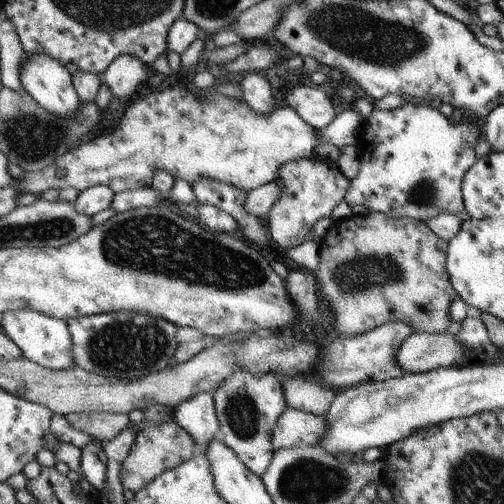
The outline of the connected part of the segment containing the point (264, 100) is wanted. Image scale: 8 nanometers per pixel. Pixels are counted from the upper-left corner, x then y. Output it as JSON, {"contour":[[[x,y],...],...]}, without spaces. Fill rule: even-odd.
{"contour":[[[259,71],[243,75],[241,82],[241,96],[257,113],[269,113],[277,105],[272,96],[272,85],[266,76]]]}

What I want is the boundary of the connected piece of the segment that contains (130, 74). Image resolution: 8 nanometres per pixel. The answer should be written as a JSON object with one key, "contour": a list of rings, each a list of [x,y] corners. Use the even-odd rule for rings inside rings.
{"contour":[[[123,54],[118,56],[116,60],[112,62],[111,66],[103,72],[101,80],[108,85],[108,88],[114,96],[124,98],[124,96],[136,94],[136,86],[145,80],[148,71],[148,65],[137,56]]]}

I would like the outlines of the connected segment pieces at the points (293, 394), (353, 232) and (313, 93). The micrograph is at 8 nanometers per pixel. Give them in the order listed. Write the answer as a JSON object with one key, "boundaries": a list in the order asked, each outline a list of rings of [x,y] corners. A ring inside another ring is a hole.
{"boundaries":[[[[291,378],[283,384],[288,406],[315,415],[325,415],[335,400],[336,394],[310,378]]],[[[381,212],[368,213],[366,216],[353,215],[350,218],[334,221],[330,225],[322,240],[318,242],[319,245],[319,270],[314,273],[316,278],[320,281],[322,295],[326,296],[334,312],[334,328],[337,330],[339,336],[352,336],[360,333],[371,331],[378,328],[380,325],[392,321],[402,321],[409,324],[416,333],[444,333],[451,323],[449,317],[450,303],[458,298],[458,293],[451,279],[447,273],[447,252],[450,249],[450,244],[440,237],[437,233],[432,232],[432,229],[421,220],[414,220],[411,218],[399,219],[396,217],[389,217],[387,214]]],[[[316,85],[292,87],[285,95],[284,102],[291,105],[316,131],[328,126],[336,118],[330,96]]]]}

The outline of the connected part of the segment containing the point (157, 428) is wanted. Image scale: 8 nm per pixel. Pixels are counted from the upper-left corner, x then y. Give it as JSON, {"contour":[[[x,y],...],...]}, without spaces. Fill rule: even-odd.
{"contour":[[[174,421],[143,426],[137,432],[134,444],[122,463],[119,477],[124,490],[137,493],[164,471],[175,469],[195,456],[198,447],[193,438]]]}

